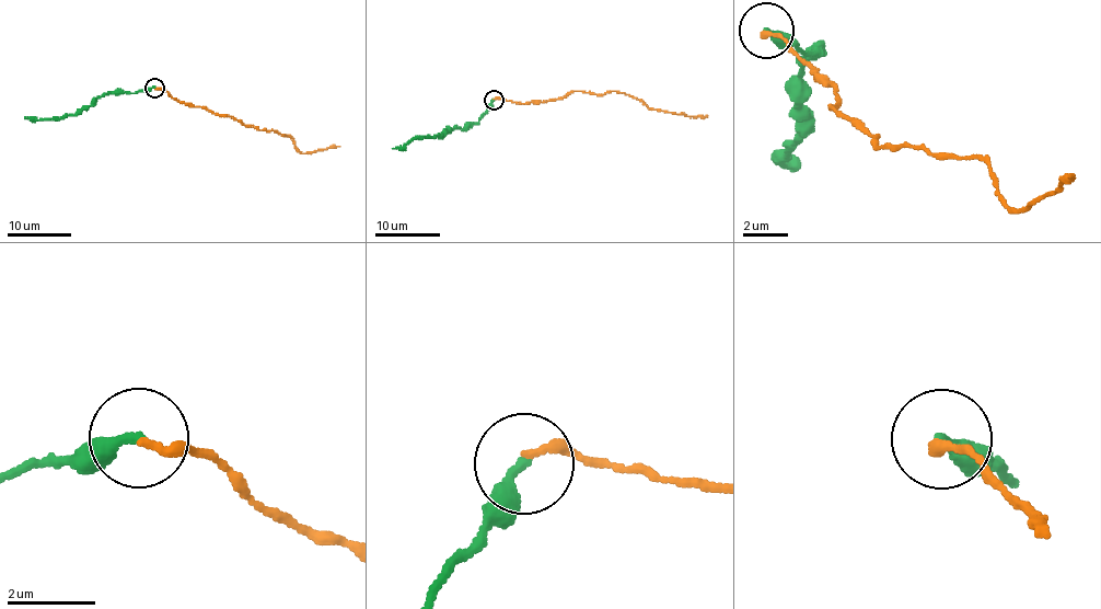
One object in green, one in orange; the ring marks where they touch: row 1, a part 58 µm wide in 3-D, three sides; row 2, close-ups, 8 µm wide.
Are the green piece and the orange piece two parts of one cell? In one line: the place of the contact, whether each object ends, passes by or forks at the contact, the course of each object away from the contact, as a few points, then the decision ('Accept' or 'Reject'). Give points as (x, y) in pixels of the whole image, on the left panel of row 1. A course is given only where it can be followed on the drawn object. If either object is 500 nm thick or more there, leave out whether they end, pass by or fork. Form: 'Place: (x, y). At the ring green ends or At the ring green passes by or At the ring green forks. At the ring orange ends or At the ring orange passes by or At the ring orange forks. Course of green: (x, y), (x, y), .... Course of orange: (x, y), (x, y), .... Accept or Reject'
Place: (154, 88). At the ring green ends. At the ring orange ends. Course of green: (154, 88), (130, 93), (103, 93), (72, 115), (36, 121), (24, 117). Course of orange: (154, 88), (165, 90), (180, 101), (205, 106), (259, 129), (289, 136), (302, 153), (339, 146). Reject

